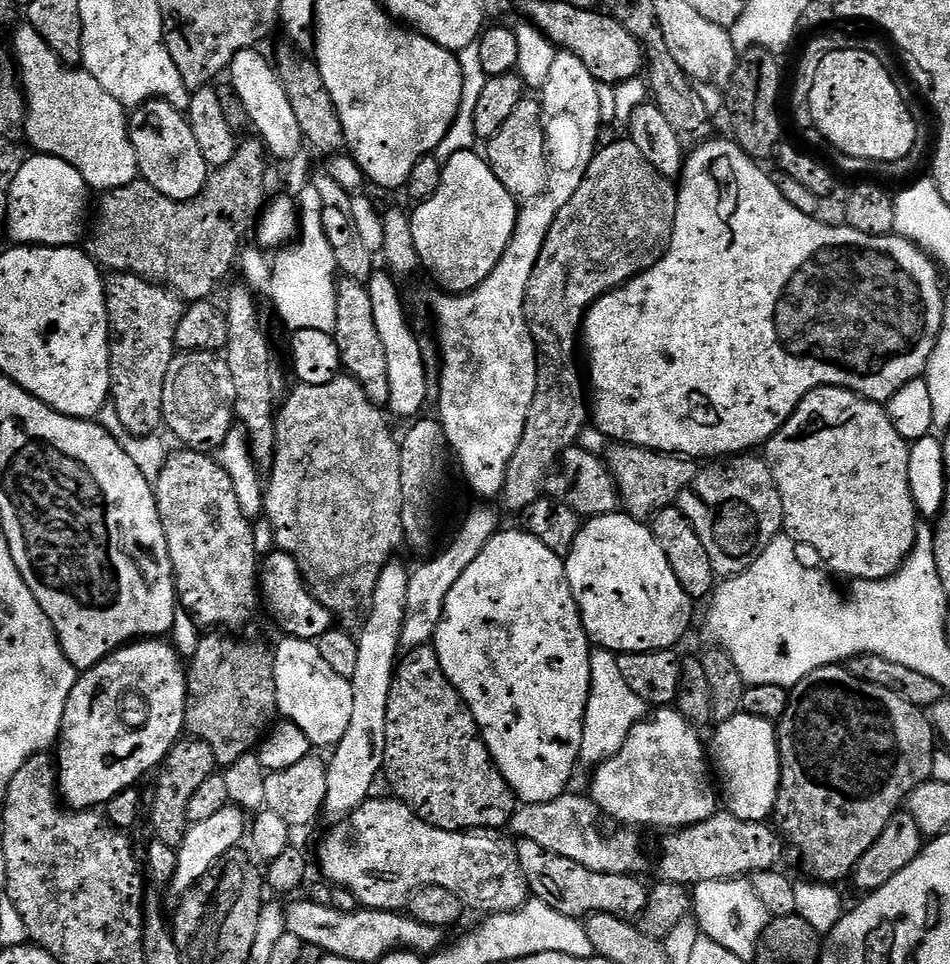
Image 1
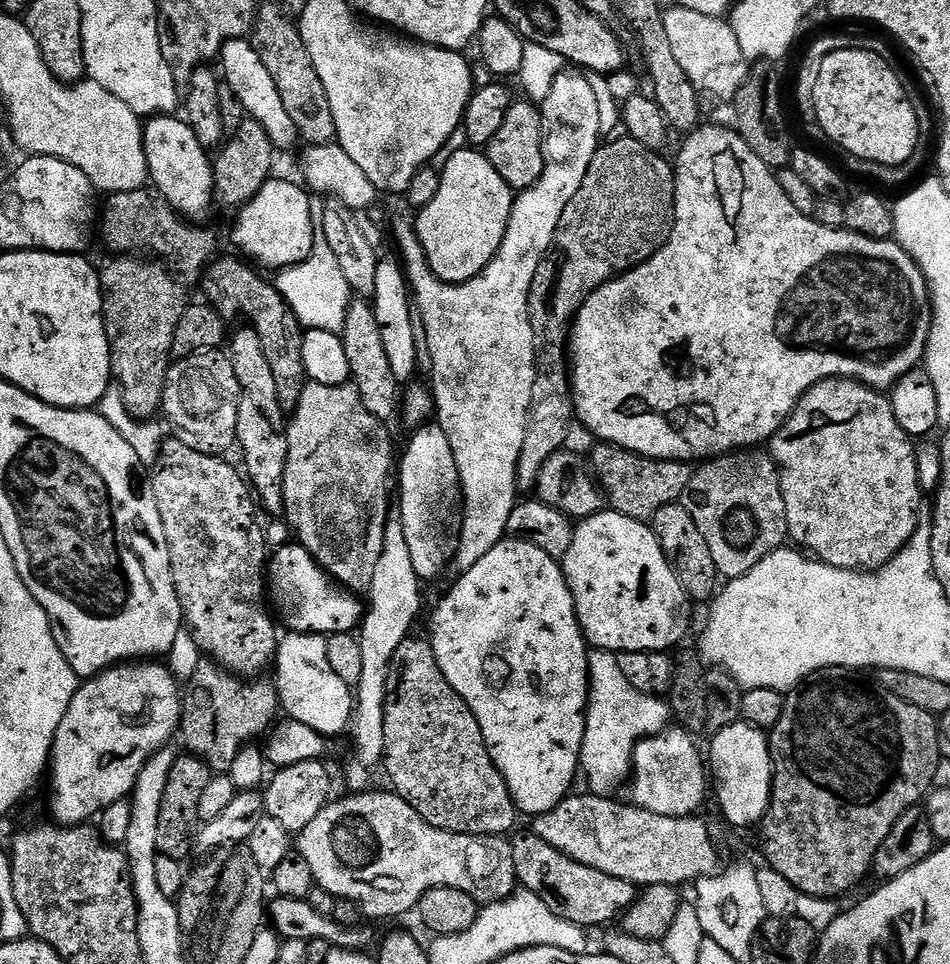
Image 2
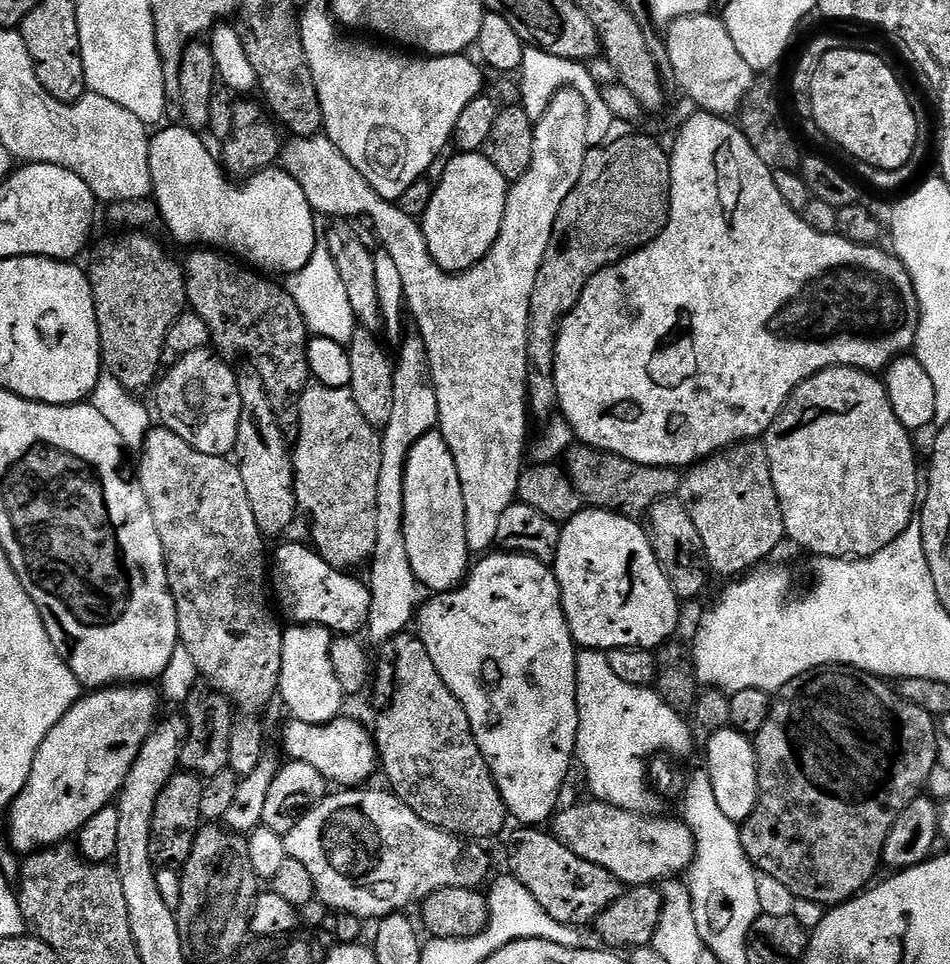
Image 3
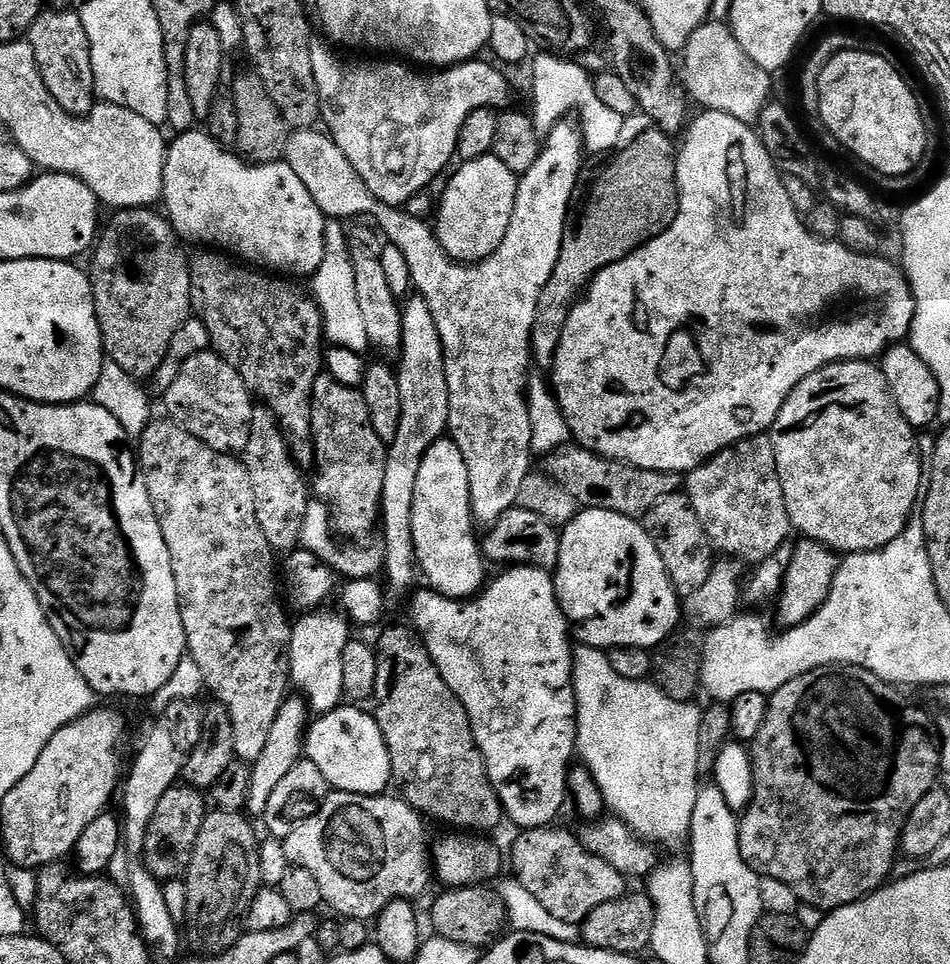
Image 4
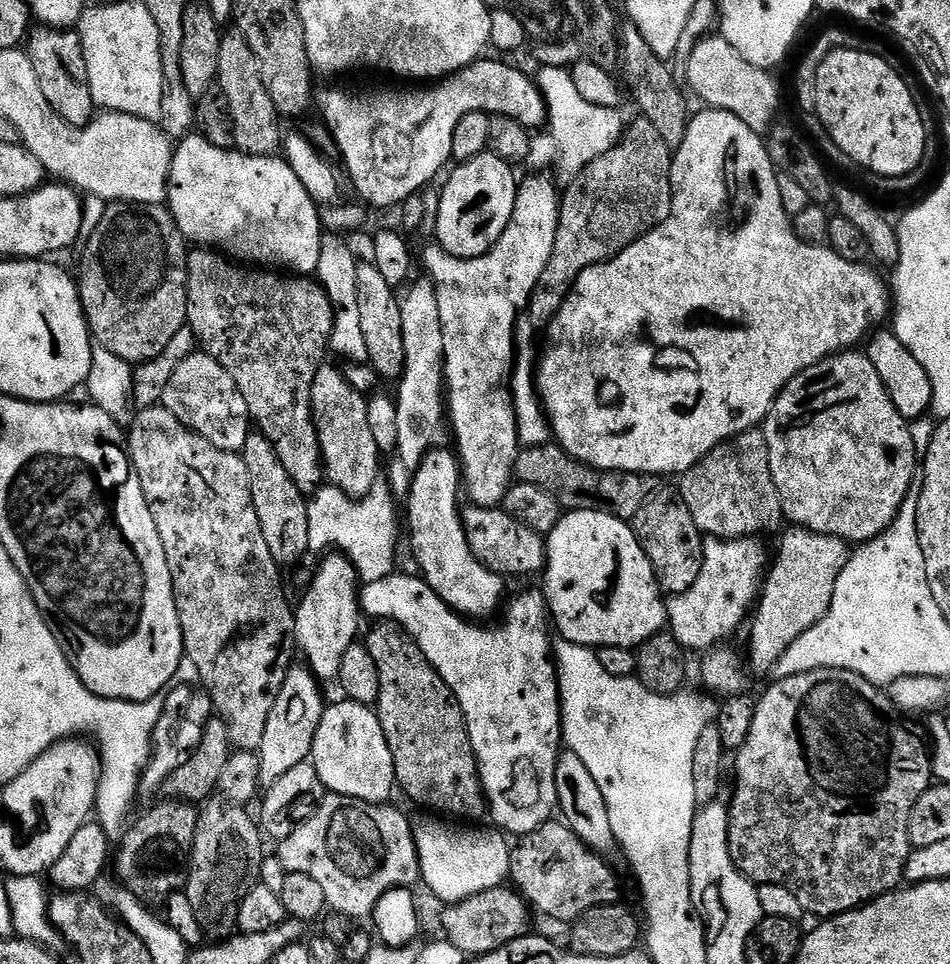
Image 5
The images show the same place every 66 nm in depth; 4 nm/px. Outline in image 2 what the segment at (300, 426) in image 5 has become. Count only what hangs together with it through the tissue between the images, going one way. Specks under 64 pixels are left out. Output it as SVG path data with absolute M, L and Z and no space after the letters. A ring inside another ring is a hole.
M213 259L203 277L204 292L207 303L215 308L220 316L245 316L256 337L260 339L266 362L270 362L270 371L274 374L274 386L277 387L280 407L285 410L295 409L298 398L306 383L300 343L302 327L288 303L280 295L275 283L263 280L255 267L249 266L243 259ZM244 264L245 265L244 265ZM250 267L250 268L247 268Z

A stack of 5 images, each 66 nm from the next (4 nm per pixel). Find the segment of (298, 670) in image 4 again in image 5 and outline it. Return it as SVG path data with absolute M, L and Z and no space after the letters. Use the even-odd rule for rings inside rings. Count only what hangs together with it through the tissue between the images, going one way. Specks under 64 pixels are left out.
M328 554L323 557L320 569L304 597L294 608L296 618L295 647L304 655L303 663L316 675L317 680L335 681L340 674L342 654L357 643L362 621L360 594L356 567L343 554Z

